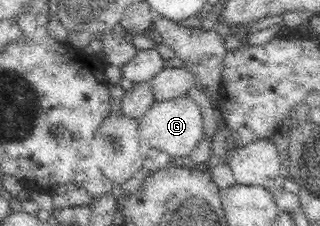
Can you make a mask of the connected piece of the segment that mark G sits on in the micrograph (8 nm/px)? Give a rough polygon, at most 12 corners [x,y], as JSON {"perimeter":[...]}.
{"perimeter":[[185,94],[154,101],[139,138],[175,159],[203,139],[200,107]]}

